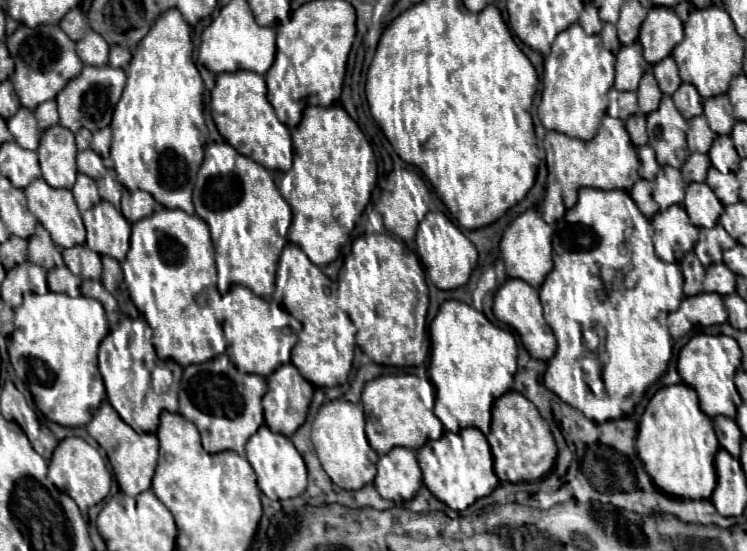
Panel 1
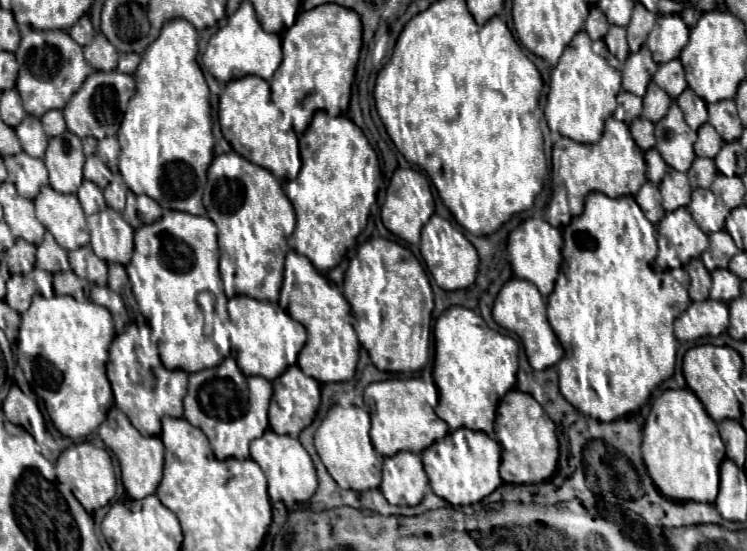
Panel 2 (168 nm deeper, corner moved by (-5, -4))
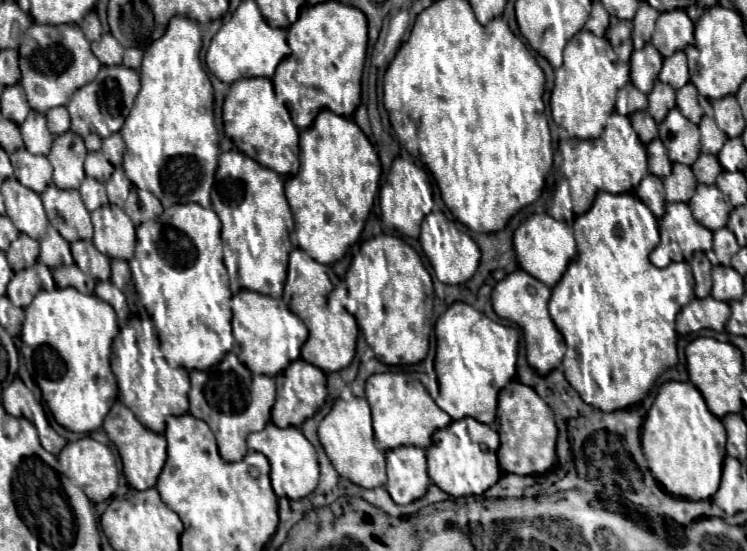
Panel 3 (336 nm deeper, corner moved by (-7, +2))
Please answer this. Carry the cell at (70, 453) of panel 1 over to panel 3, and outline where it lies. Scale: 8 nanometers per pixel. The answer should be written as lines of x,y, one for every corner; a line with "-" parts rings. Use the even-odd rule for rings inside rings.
85,435
74,441
68,443
60,455
58,455
58,473
60,474
60,481
64,489
65,485
73,491
83,491
88,495
90,501
98,503
98,501
106,501
114,495
116,487
118,487
118,467
116,467
116,459
114,453
108,445
94,441
89,435

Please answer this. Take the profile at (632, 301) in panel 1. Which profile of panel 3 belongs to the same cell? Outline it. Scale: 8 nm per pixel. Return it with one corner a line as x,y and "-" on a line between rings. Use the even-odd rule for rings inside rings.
598,193
592,209
576,217
574,233
578,255
554,285
548,303
550,317
568,347
562,363
564,375
588,405
600,411
624,409
640,403
658,375
679,361
674,319
678,311
692,301
692,271
685,261
674,262
664,269
650,263
648,255
660,243
659,224
650,209
630,193

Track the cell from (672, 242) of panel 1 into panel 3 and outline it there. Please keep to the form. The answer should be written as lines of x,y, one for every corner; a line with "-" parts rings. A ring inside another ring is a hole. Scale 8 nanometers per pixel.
668,203
666,215
659,220
660,243
650,254
650,261
659,268
664,268
671,262
689,262
696,251
712,249
712,231
698,225
686,203

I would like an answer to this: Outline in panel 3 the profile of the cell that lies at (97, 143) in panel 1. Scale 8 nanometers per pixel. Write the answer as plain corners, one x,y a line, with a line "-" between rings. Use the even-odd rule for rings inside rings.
114,133
108,139
102,139
102,153
104,157
108,157
108,161
114,167
122,165
122,155
124,155
124,141
120,137
120,133

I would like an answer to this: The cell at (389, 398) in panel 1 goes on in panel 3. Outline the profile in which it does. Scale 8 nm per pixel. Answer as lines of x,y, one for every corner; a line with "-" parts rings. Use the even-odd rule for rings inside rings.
387,371
376,373
366,381
366,399
372,407
374,439
376,447
382,451
396,449
402,445
428,447
432,435
452,423
450,415
444,413
435,399
439,395
439,385
431,378
431,389
425,385
426,374
418,372

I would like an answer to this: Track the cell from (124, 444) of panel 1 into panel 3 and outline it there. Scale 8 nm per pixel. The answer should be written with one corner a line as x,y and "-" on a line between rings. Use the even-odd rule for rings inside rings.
116,401
108,413
108,417
104,419
104,431
108,435
108,439
116,445
120,457
122,457
122,471
128,479
128,483
134,489
150,489
156,485
158,473
164,467
166,461
166,437
160,433
154,433
150,429
146,429
136,417
134,413
120,401

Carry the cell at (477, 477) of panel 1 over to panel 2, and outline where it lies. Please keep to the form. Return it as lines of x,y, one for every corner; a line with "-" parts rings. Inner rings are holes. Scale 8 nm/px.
470,429
450,431
442,441
430,445
422,453
422,461
432,491
454,507
474,505
502,485
502,479
498,475
500,447
494,439
490,439
482,431
470,431

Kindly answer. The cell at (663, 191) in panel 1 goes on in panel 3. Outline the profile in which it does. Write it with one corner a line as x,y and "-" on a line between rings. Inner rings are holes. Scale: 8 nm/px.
674,163
672,173
664,177
664,189
666,189
666,201
682,201
686,203
692,193
696,191
696,177
688,165

